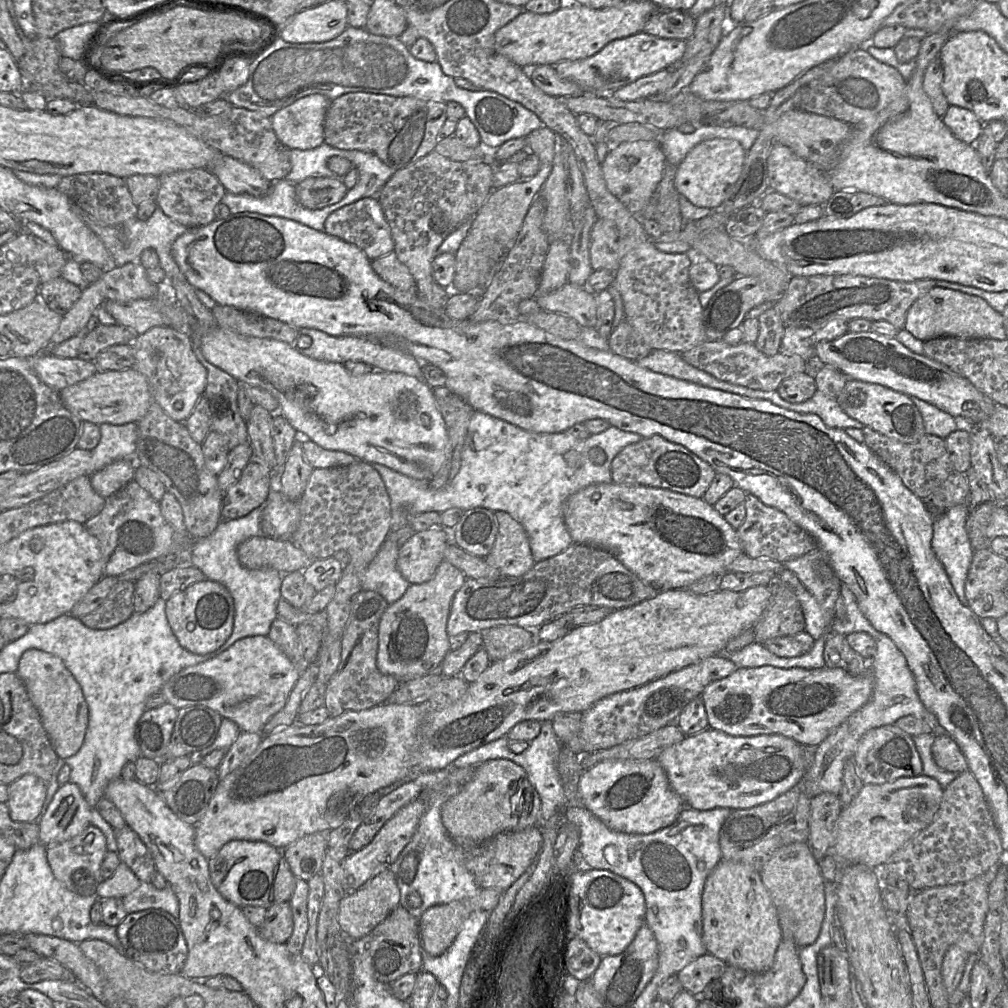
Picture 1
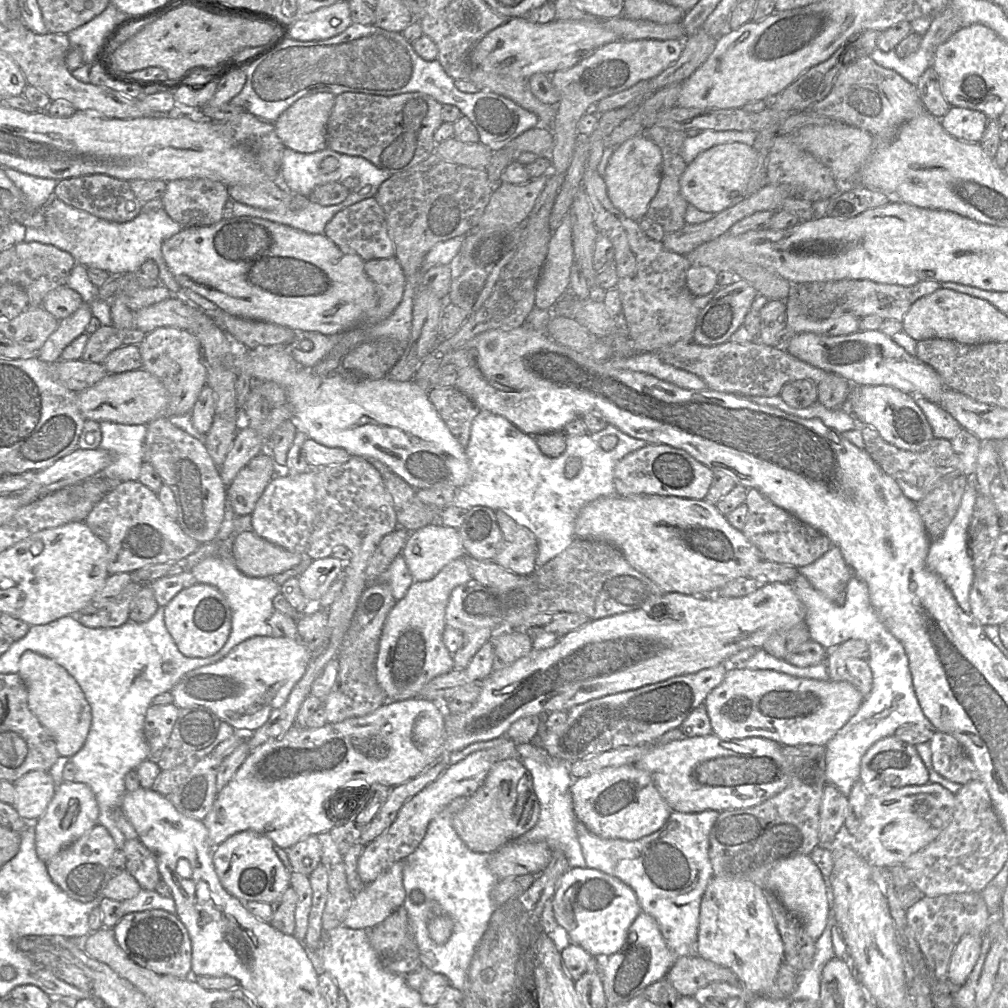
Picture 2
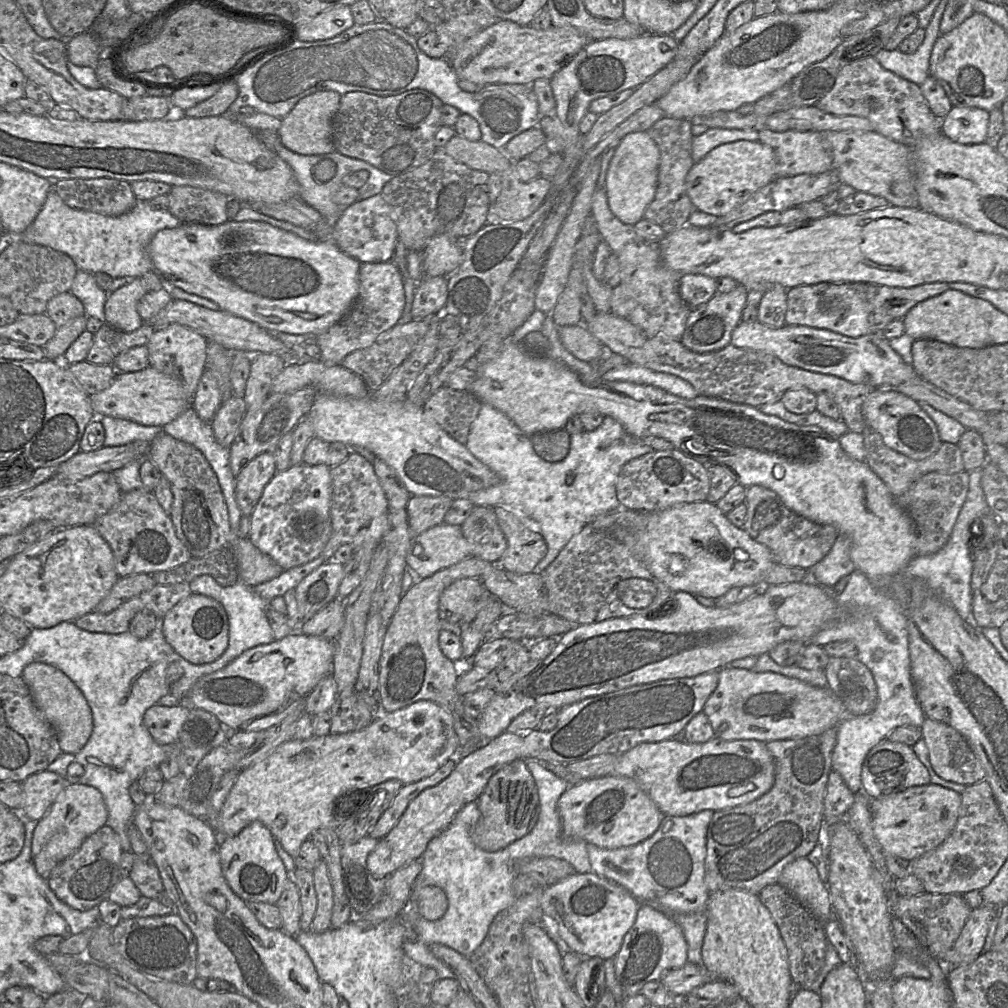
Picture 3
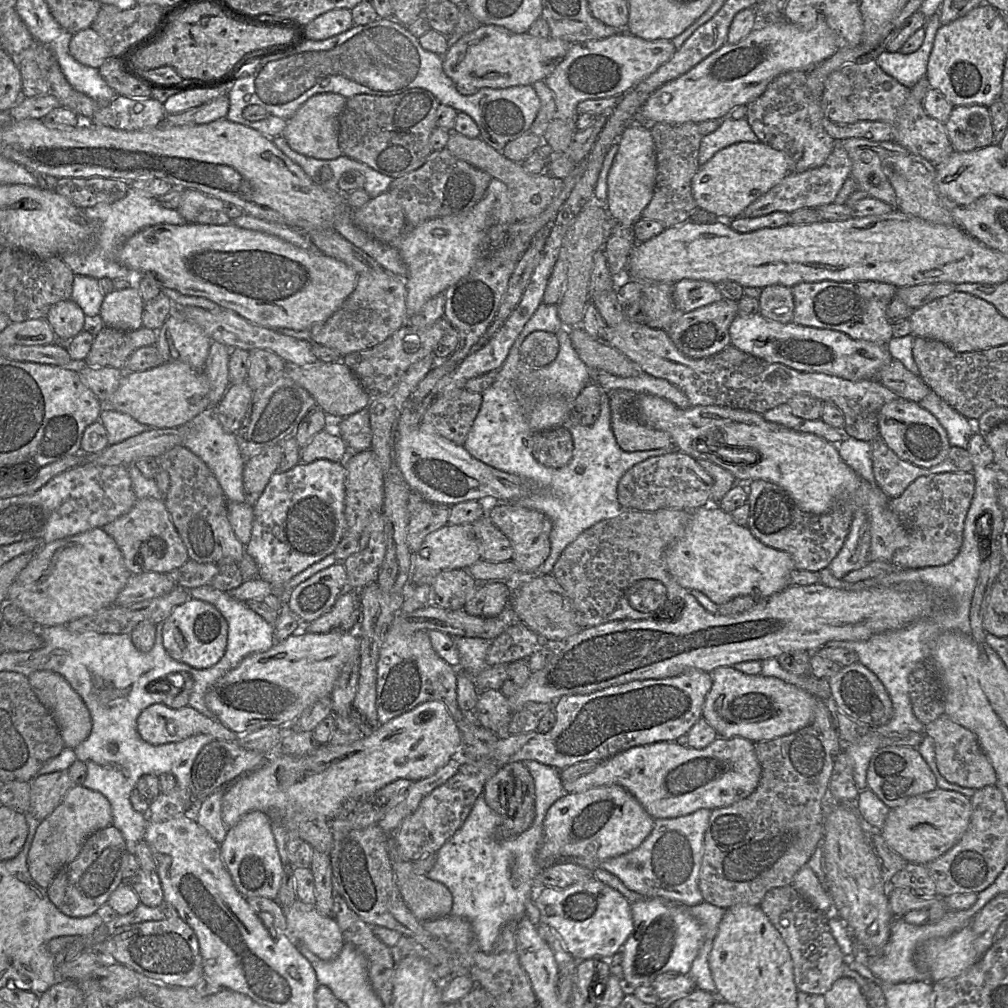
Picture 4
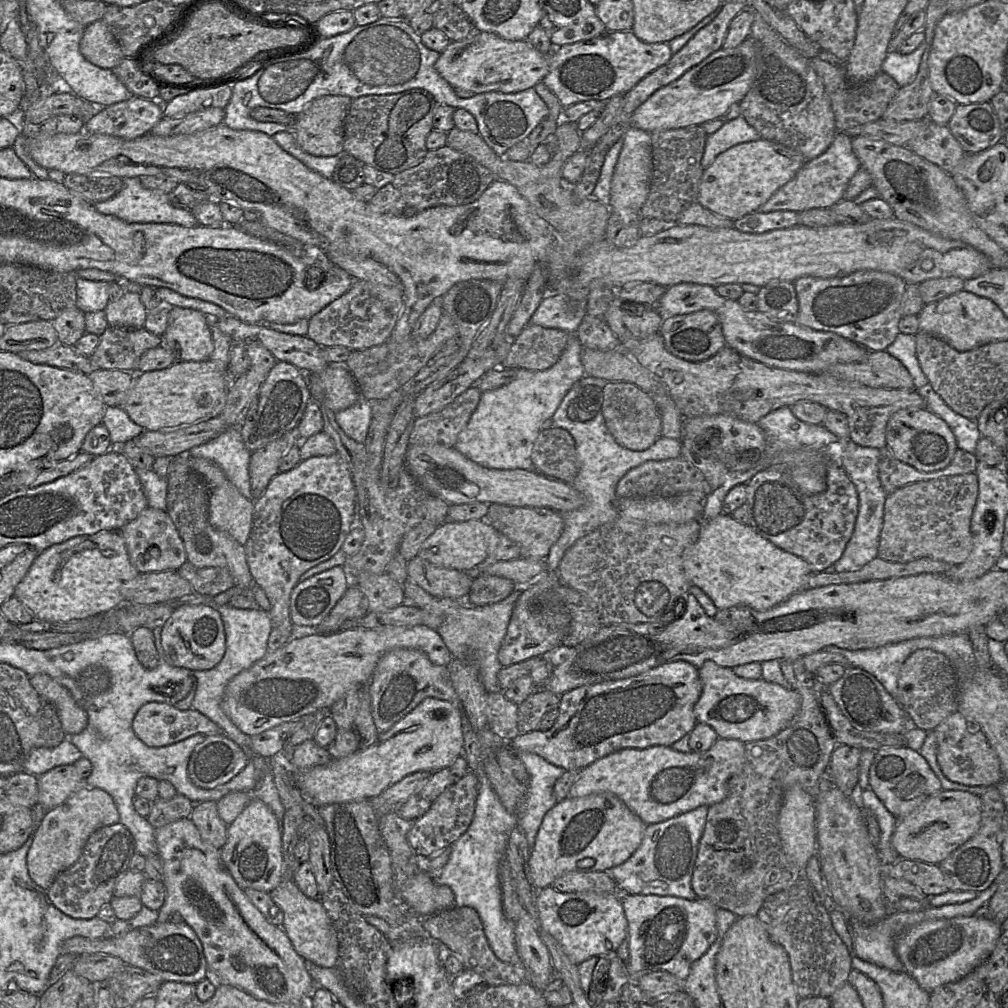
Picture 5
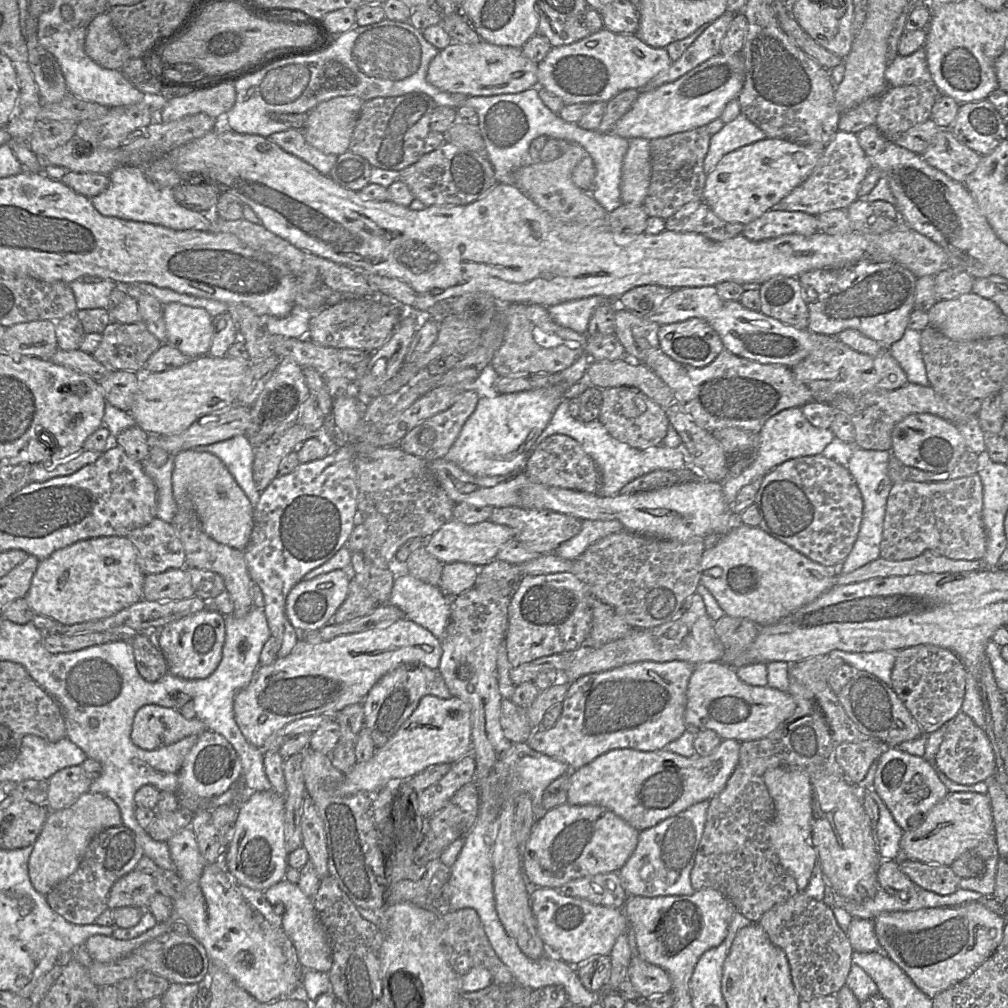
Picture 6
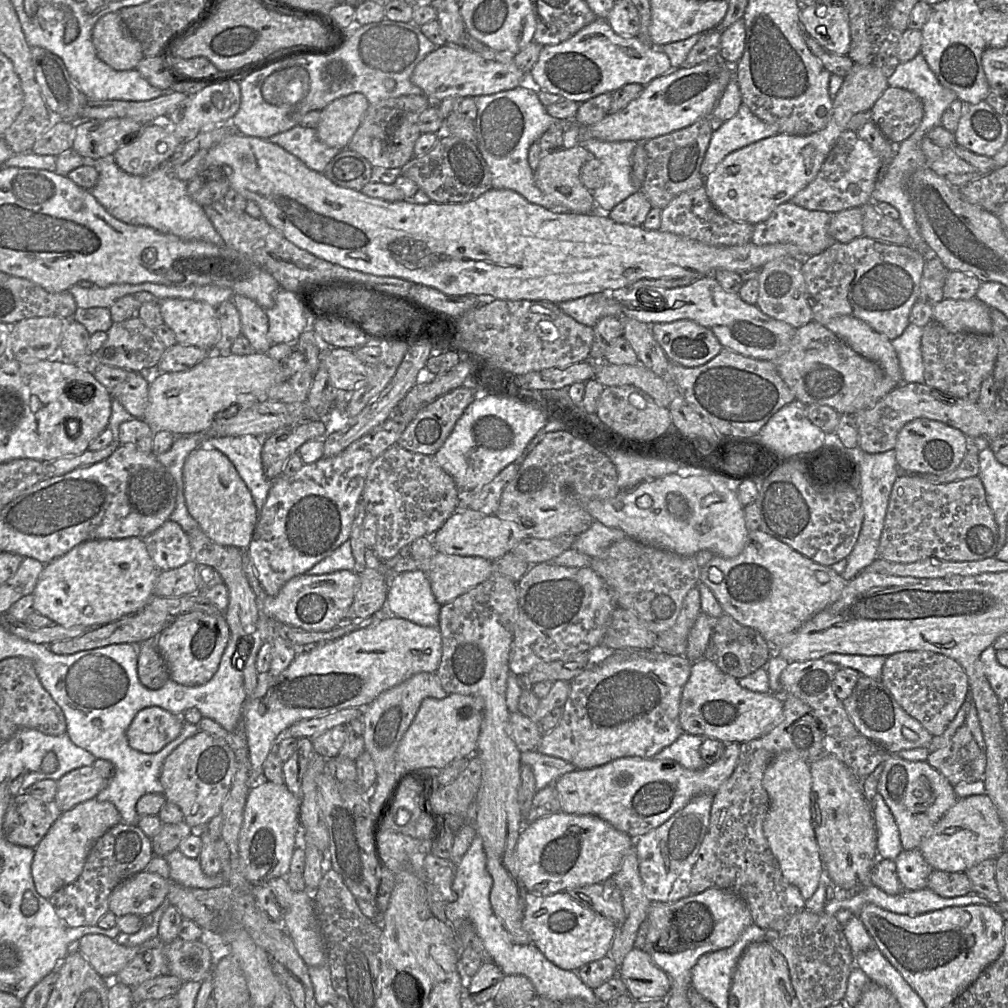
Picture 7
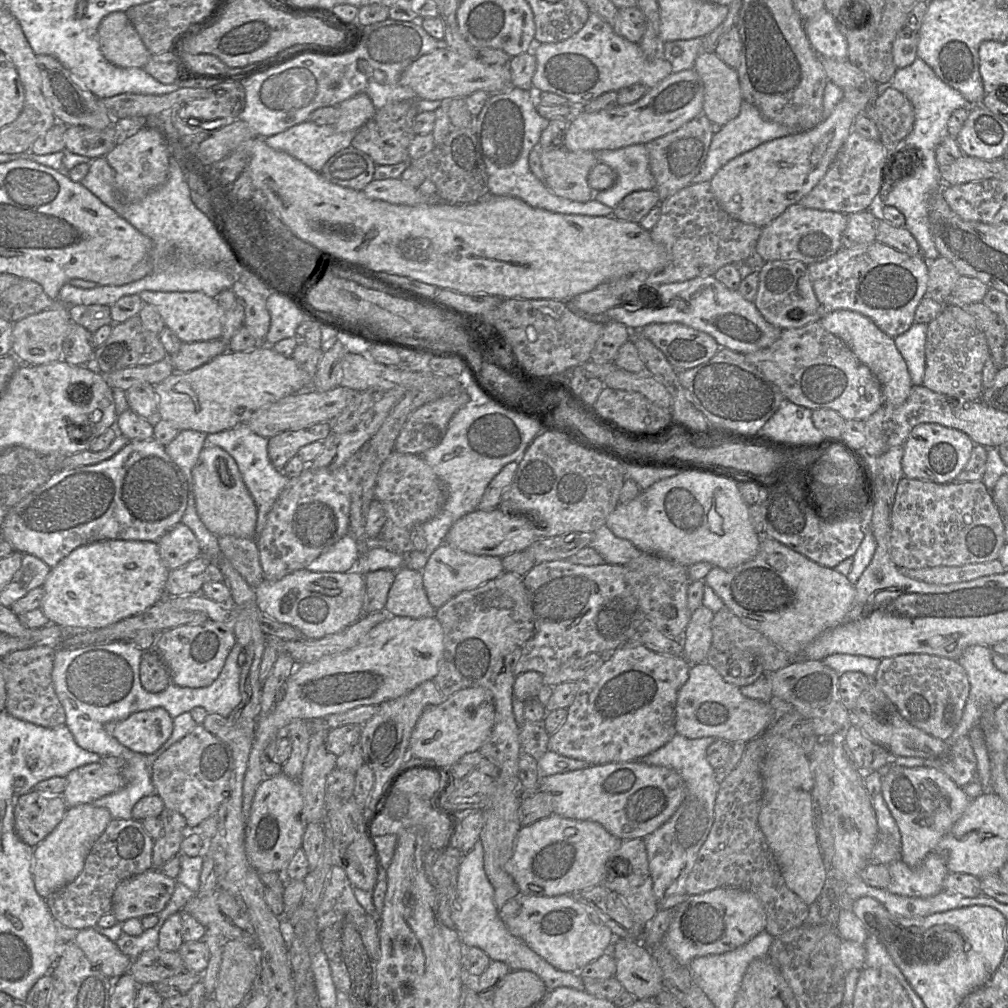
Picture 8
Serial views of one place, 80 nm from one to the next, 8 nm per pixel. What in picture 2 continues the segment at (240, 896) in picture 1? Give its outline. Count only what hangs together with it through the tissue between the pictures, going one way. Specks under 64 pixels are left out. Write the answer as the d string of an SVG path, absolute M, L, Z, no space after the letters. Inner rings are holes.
M246 830L214 847L213 866L223 888L241 902L272 904L290 886L291 872L278 857L274 843L265 835Z

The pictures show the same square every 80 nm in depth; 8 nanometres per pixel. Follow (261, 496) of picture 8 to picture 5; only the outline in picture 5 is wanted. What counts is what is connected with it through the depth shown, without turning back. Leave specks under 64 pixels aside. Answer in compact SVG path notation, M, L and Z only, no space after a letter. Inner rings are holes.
M227 428L207 443L190 449L189 456L217 464L246 499L255 501L250 492L248 471L251 452L244 444L239 428Z

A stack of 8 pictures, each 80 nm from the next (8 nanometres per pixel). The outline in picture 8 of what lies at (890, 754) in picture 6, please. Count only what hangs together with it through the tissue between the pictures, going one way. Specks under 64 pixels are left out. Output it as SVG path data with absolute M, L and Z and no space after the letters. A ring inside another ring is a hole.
M893 765L882 778L882 796L901 835L901 860L910 868L919 867L927 854L949 832L971 799L945 773L932 767L908 768Z

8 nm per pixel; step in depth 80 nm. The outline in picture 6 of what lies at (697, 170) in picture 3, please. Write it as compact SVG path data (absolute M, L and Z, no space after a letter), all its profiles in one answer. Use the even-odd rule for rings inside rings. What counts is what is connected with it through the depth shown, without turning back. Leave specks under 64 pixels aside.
M765 138L727 153L706 175L702 199L722 220L742 225L759 218L803 183L814 170L826 144L797 144Z

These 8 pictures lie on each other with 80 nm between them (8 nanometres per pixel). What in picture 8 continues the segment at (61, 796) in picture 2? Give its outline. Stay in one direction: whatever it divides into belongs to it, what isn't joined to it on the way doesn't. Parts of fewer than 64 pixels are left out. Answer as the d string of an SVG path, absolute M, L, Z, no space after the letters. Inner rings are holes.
M93 804L69 807L55 829L33 849L32 877L36 892L46 899L69 884L81 873L85 859L94 844L112 820L110 812Z

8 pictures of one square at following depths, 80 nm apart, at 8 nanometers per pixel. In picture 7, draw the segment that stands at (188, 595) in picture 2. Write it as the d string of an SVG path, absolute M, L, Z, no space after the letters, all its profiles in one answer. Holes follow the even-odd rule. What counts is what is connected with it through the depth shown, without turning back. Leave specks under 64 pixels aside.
M192 613L168 625L158 635L155 645L167 665L170 679L185 686L198 686L207 683L216 673L230 635L224 614Z

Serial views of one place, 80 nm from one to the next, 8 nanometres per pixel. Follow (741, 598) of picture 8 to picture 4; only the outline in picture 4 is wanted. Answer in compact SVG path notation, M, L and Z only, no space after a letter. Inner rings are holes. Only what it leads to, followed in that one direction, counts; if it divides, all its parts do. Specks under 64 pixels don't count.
M718 505L691 511L685 534L668 548L665 562L681 587L700 591L718 606L738 596L767 599L791 586L791 574L796 569L789 554L761 543L747 526L738 525Z

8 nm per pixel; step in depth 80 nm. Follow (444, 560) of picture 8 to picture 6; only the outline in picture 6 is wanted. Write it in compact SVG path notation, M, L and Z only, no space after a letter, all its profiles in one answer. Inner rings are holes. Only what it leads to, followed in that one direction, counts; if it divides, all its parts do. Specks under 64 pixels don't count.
M462 562L443 565L438 588L448 598L455 598L474 587L478 567Z

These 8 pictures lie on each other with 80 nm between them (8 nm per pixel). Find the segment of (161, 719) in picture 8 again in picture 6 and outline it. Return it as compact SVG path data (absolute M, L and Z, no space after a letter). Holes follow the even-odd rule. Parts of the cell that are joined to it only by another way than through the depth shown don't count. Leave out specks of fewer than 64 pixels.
M148 704L137 710L130 737L135 746L156 750L206 730L206 725L197 717L186 719L175 708Z

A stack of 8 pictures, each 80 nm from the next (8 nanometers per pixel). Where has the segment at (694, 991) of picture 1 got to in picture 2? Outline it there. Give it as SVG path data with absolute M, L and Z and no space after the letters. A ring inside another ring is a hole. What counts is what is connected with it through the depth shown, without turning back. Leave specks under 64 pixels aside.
M698 955L678 958L665 976L679 996L690 996L713 982L738 985L740 982L729 969Z

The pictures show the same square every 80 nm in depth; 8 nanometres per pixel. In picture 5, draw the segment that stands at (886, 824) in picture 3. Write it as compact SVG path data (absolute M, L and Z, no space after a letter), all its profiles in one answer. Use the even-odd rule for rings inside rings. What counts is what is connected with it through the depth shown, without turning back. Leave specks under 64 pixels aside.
M942 790L926 799L907 816L898 819L891 845L902 858L939 864L976 834L980 827L981 811L980 796L959 790Z

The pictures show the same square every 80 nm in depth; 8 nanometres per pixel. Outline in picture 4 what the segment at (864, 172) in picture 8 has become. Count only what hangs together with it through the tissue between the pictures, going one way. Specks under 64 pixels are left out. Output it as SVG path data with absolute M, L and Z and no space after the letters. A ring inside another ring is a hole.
M836 141L825 163L800 173L790 173L781 182L747 206L739 217L755 218L773 212L792 212L803 208L817 208L834 202L839 190L850 176L851 160L840 141Z

